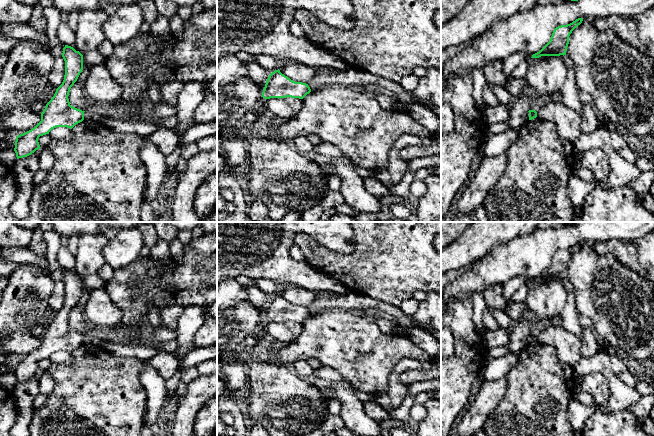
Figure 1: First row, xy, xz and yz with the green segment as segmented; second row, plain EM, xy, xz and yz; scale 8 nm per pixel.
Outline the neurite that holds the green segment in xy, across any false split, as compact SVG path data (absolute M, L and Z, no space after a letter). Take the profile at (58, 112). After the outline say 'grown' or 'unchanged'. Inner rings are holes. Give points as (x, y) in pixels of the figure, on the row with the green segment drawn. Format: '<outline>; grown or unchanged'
M65 45L62 57L65 61L65 75L62 84L46 104L41 121L31 130L16 137L14 151L17 159L27 157L40 149L38 139L49 134L56 127L72 129L84 120L84 112L70 105L68 96L71 87L83 70L83 55L73 47Z; unchanged

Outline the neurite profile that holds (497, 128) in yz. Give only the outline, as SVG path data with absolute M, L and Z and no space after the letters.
M496 123L496 124L491 124L487 126L487 129L483 135L482 138L482 143L480 144L480 148L481 145L493 134L499 134L502 132L506 132L507 130L510 130L511 128L505 123Z

